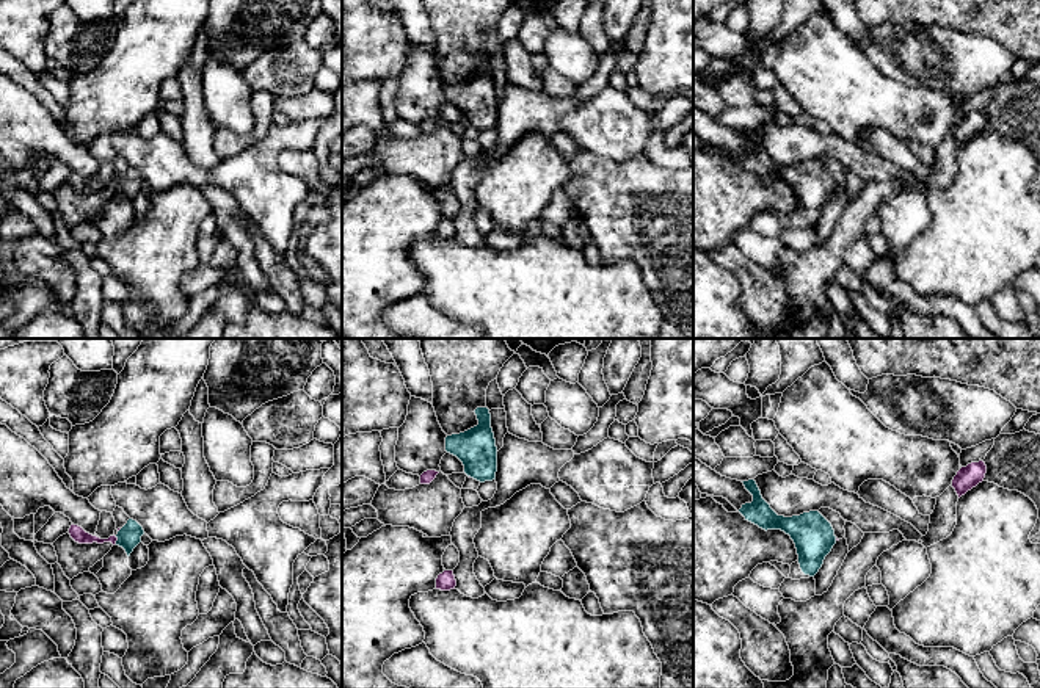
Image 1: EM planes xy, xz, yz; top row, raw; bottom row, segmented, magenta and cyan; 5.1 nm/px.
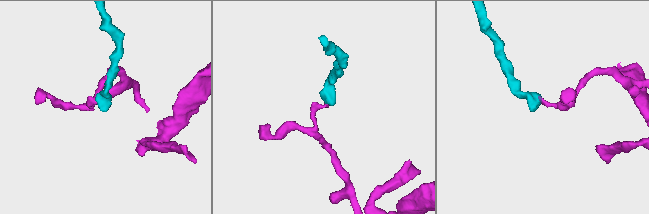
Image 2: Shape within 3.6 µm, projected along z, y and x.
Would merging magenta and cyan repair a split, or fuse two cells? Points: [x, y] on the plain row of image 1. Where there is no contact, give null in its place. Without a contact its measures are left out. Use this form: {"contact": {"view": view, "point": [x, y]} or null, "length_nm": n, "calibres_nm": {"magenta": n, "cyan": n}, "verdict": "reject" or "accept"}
{"contact": {"view": "xy", "point": [116, 188]}, "length_nm": 40, "calibres_nm": {"magenta": 80, "cyan": 120}, "verdict": "reject"}

